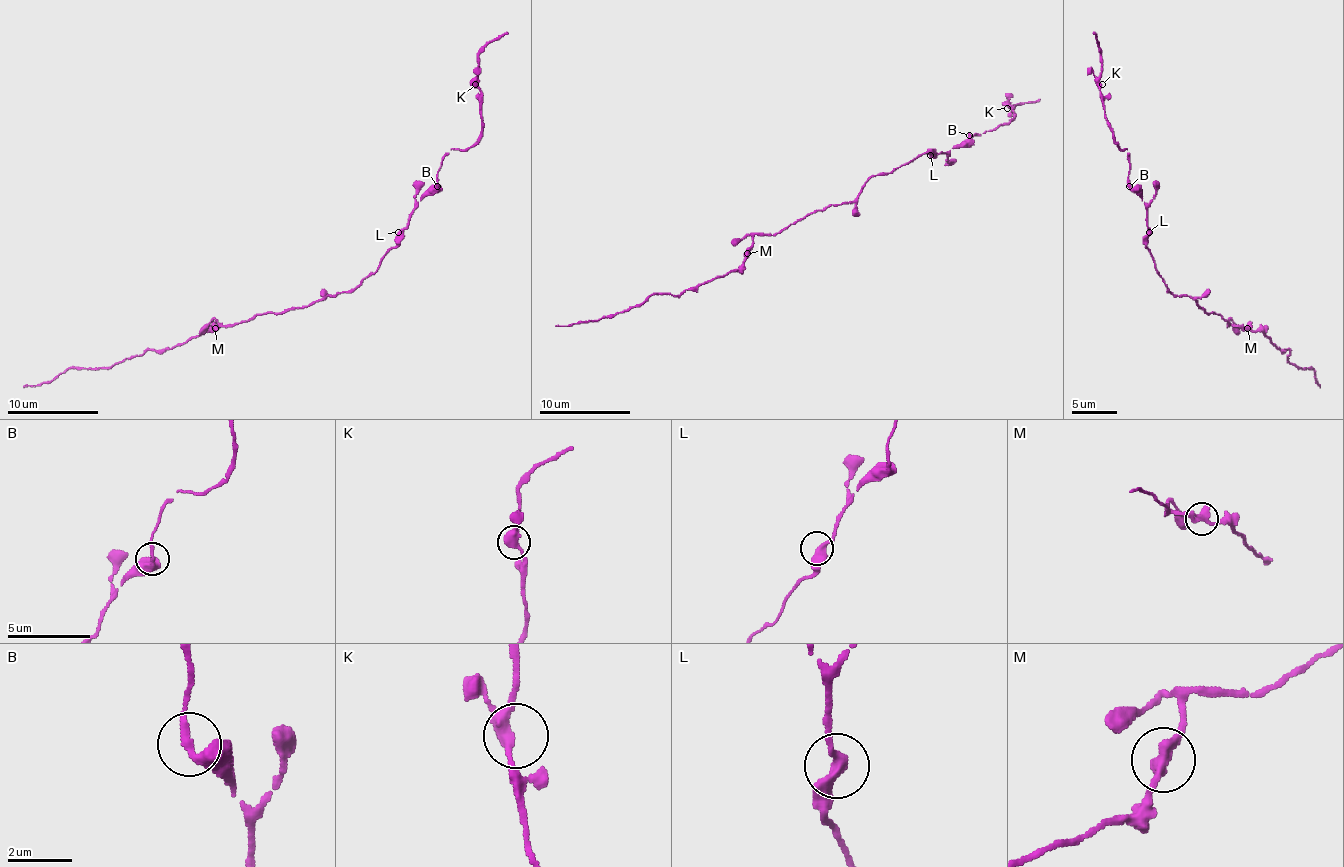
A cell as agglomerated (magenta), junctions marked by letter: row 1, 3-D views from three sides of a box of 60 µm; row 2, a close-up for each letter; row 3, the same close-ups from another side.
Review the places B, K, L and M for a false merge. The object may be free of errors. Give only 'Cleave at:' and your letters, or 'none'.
Cleave at: none

